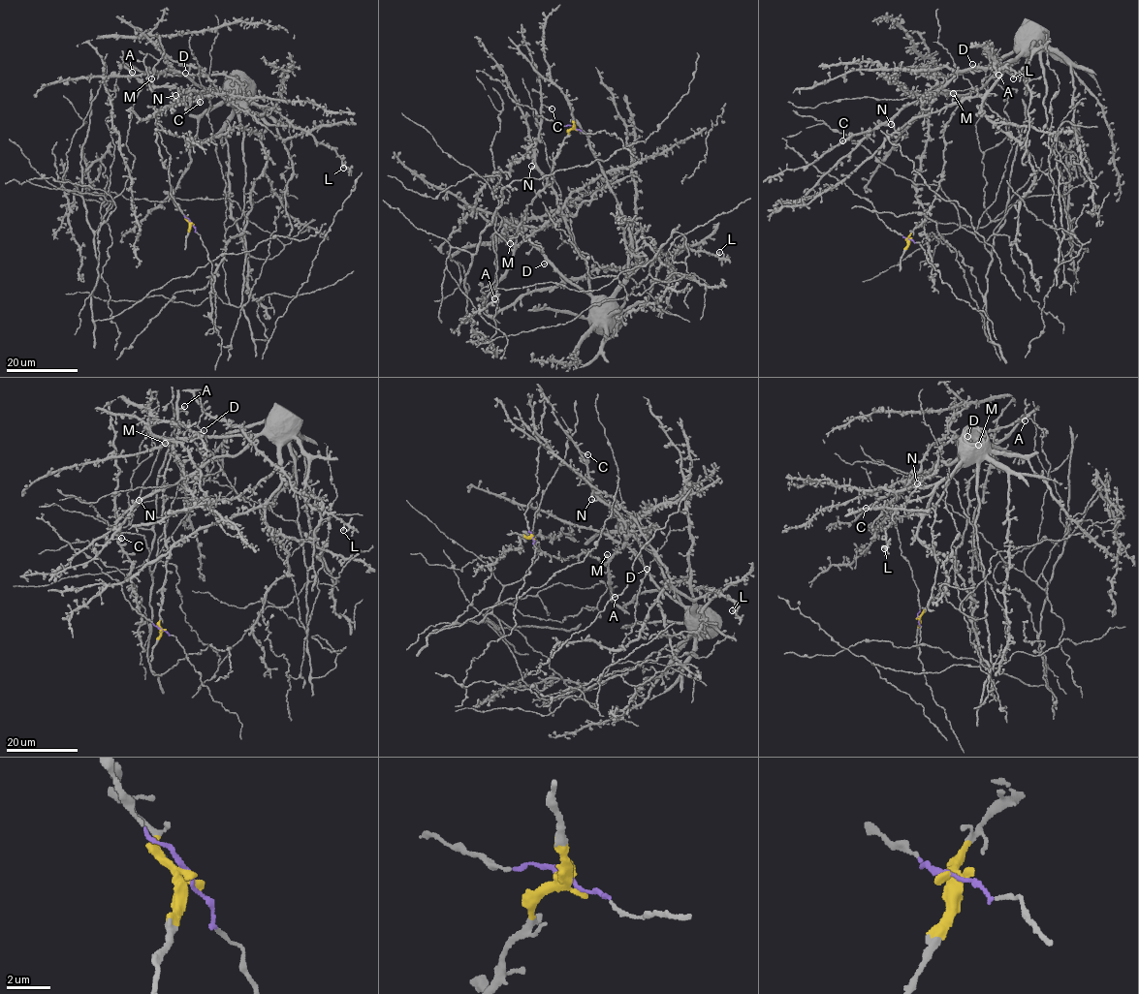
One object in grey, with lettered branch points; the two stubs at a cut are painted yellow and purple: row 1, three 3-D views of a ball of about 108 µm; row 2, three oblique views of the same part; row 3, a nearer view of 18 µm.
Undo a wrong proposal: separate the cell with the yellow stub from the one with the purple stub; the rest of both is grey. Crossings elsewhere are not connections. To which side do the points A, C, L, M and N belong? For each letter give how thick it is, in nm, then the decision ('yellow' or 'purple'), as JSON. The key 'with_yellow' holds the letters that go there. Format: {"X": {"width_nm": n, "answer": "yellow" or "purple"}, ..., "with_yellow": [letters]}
{"A": {"width_nm": 360, "answer": "yellow"}, "C": {"width_nm": 400, "answer": "purple"}, "L": {"width_nm": 320, "answer": "yellow"}, "M": {"width_nm": 480, "answer": "yellow"}, "N": {"width_nm": 440, "answer": "purple"}, "with_yellow": ["A", "L", "M"]}

